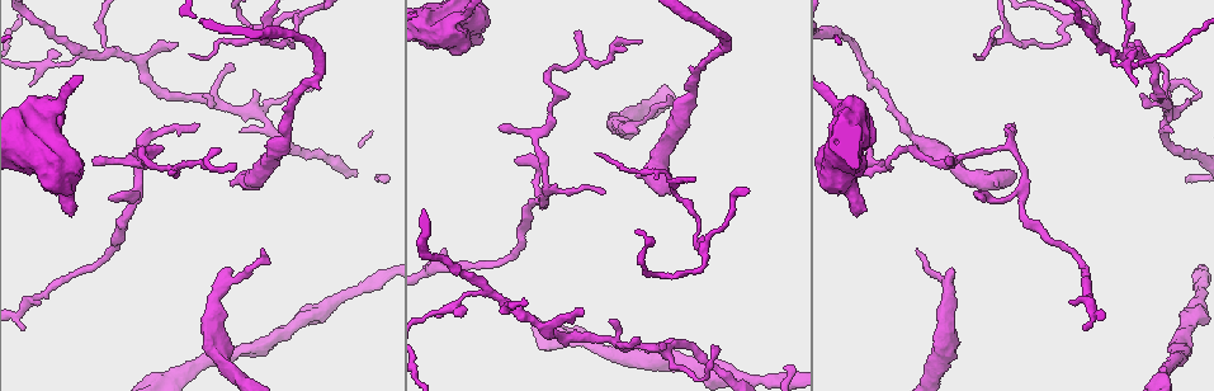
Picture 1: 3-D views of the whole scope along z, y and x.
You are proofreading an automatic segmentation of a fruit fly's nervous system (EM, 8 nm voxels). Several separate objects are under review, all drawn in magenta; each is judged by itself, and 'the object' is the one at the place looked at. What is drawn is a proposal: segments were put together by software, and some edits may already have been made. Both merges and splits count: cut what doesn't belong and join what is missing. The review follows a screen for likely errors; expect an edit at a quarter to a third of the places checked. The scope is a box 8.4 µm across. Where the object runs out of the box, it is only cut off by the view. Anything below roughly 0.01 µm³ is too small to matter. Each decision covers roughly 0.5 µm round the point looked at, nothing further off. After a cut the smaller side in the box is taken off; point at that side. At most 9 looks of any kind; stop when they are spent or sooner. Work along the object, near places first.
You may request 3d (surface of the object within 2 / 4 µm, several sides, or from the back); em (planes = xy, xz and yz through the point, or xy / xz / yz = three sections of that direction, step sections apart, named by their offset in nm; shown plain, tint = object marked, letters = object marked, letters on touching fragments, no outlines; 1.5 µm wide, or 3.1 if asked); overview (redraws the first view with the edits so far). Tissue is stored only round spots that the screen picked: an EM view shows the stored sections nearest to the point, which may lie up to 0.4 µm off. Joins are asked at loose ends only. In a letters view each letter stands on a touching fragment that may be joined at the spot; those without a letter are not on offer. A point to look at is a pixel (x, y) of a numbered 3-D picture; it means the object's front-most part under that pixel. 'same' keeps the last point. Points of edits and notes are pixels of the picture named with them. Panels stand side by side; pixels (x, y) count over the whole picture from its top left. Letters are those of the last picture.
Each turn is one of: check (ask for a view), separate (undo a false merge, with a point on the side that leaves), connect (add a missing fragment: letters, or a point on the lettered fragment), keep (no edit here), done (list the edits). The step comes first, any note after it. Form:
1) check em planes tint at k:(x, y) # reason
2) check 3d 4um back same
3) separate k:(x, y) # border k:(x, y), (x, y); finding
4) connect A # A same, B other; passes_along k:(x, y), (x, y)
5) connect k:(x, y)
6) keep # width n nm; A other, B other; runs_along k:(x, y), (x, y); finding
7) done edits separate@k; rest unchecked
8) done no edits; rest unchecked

check 3d 4um at 1:(1115, 57) # sharp bend

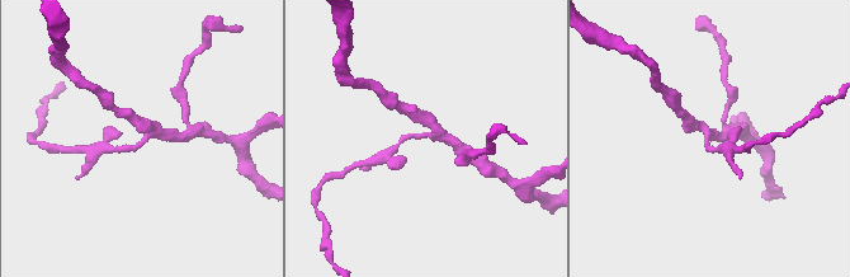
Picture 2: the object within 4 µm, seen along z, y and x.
check em xz step 8 tint at 2:(708, 135) # need the tissue

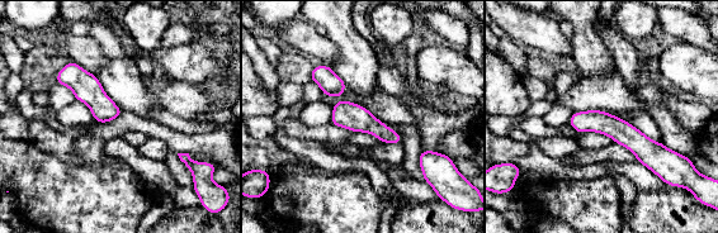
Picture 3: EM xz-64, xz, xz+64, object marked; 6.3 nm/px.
check em planes letters same

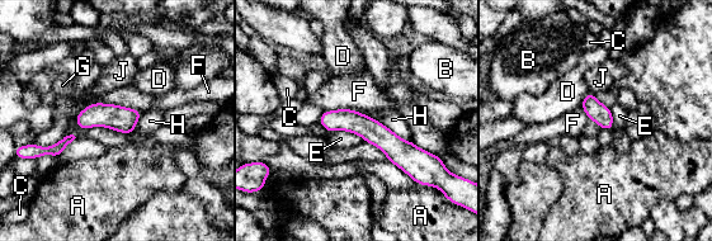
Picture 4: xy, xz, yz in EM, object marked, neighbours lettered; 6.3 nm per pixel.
keep # A other, B other, C other, D other, E other, F other, G other, H other, J other; continuous, no second neuron

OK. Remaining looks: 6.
check 3d 2um at 1:(176, 45) # thin end

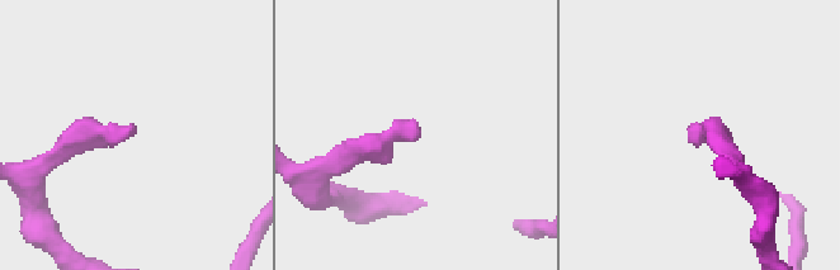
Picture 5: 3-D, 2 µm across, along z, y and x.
check em xy step 8 tint at 5:(134, 126) # shape alone is not enough

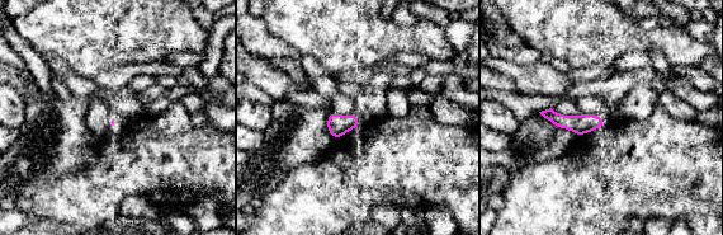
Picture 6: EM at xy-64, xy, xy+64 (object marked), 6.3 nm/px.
check em planes letters same

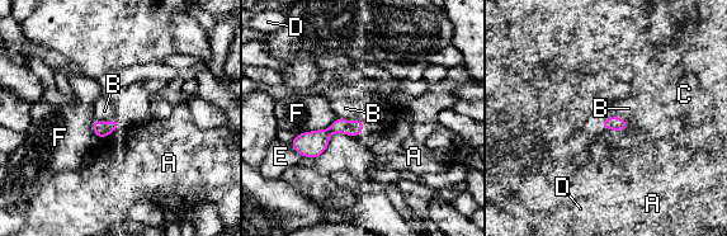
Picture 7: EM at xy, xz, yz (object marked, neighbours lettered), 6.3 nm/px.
keep # width 100 nm; A other, B other, C other, D other, E other, F other; runs_along 7:(360, 127), (294, 145); no lettered fragment goes on from it

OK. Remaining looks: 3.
check em planes letters at 1:(516, 157) # branch stops here

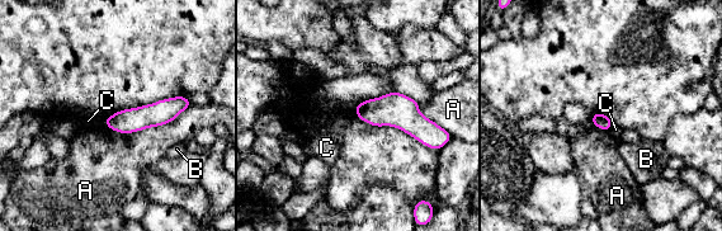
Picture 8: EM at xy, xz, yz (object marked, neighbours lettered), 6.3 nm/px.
keep # A other, B other, C other; border 8:(190, 104), (133, 132), (103, 123); none of them fits

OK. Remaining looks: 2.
check em planes tint at 1:(39, 301) # tapers out

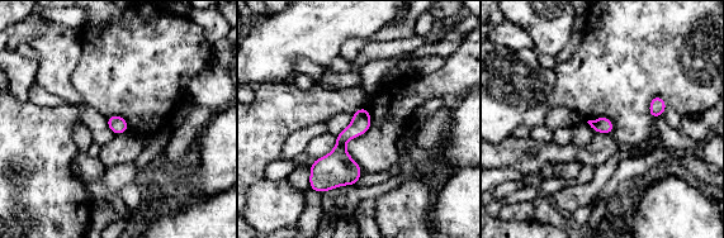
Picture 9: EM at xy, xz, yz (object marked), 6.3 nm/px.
check em planes letters same

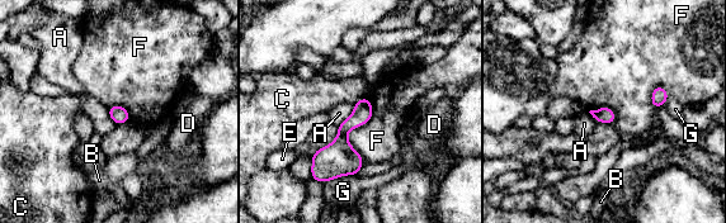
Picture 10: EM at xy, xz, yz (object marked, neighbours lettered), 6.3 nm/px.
keep # longest_contact F 380 nm; A other, B other, C other, D other, E other, F other, G other; border 10:(371, 99), (347, 136), (362, 157); no lettered fragment goes on from it

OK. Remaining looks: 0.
done no edits; rest unchecked

